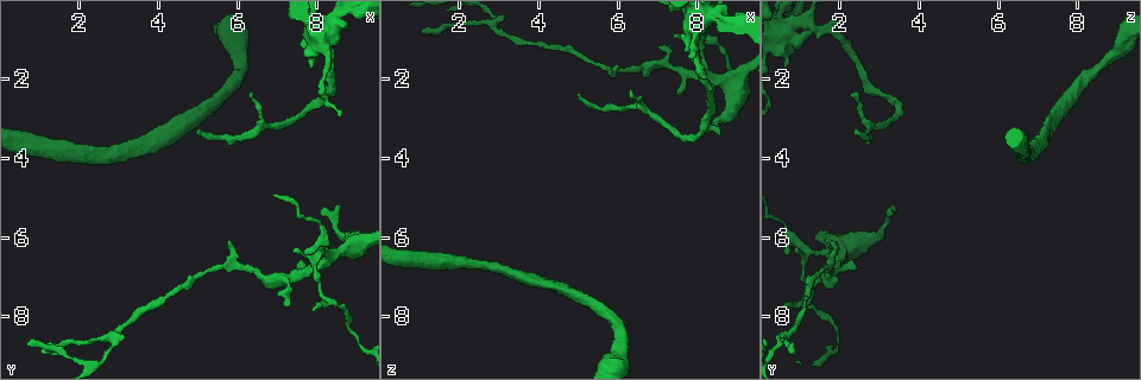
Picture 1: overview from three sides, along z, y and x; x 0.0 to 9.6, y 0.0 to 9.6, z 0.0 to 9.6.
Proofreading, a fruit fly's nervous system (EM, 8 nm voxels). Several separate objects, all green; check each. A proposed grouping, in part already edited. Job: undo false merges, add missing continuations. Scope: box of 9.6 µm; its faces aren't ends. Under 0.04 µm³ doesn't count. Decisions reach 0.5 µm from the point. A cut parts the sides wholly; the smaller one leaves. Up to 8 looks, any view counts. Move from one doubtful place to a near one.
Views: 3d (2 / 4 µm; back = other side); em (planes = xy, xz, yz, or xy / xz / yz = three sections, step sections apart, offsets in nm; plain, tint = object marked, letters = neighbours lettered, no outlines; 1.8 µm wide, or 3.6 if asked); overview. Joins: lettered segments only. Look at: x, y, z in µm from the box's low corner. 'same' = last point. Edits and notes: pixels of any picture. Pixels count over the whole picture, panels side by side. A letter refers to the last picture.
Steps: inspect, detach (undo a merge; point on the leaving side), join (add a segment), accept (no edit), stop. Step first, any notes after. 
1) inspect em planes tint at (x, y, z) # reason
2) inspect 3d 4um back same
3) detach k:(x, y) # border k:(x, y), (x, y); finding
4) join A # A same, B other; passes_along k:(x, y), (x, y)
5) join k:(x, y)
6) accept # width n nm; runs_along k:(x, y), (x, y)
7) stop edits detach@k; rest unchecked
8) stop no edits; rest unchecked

inspect em planes letters at (8.15, 5.30, 3.25) # an open end

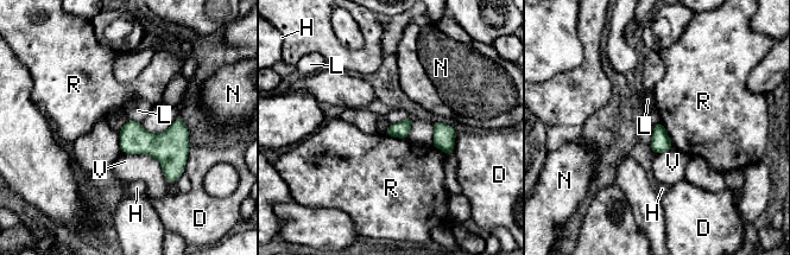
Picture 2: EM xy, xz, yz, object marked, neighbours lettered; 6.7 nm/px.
accept # D other, H other, L other, N other, R other, V other; border 2:(661, 121), (674, 147); none of them fits

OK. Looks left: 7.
inspect em planes letters at (7.90, 1.70, 0.60) # stops while still wide

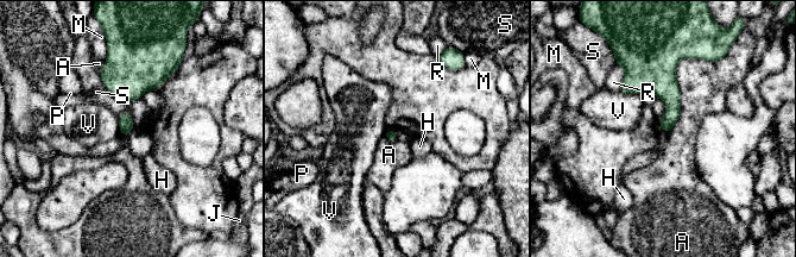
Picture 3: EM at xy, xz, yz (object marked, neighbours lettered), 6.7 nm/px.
accept # longest_contact A 550 nm; A other, H other, J other, M other, P other, R other, S other, V other; border 3:(699, 58), (677, 63), (669, 133); no lettered segment goes on from it

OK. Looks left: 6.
inspect 3d 2um at (5.00, 3.30, 2.40) # free end

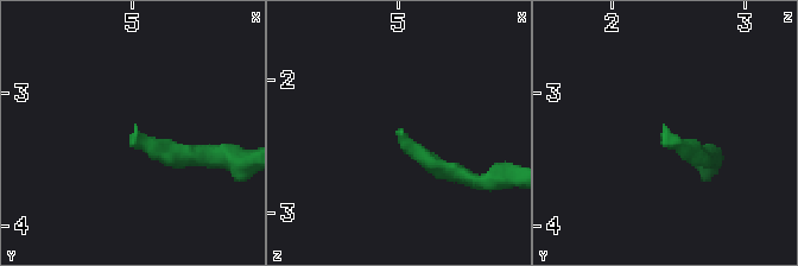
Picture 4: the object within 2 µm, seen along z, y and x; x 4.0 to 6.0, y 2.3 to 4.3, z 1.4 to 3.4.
inspect em xy step 16 tint at (5.02, 3.28, 2.36) # shape alone is not enough

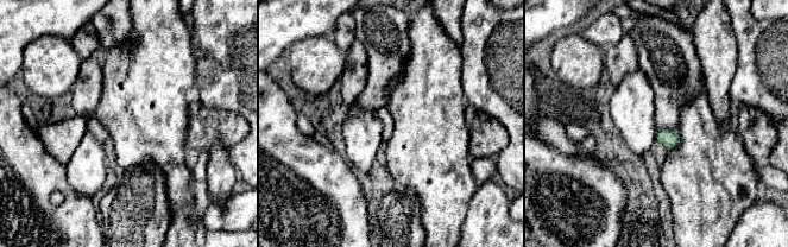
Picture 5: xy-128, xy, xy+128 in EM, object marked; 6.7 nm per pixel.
inspect em planes letters same # cut it another way

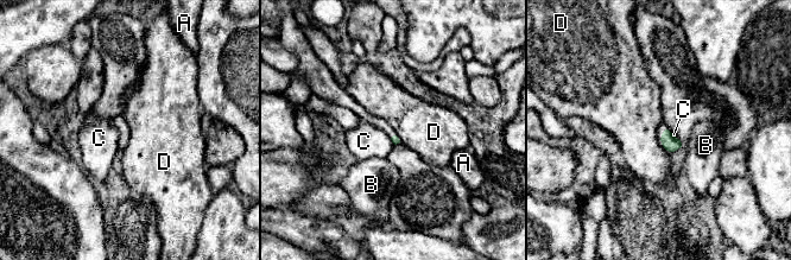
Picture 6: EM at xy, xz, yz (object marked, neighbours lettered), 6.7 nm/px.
accept # A other, B other, C other, D other; border 6:(660, 145), (669, 153); no lettered segment goes on from it

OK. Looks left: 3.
stop no edits; rest unchecked

